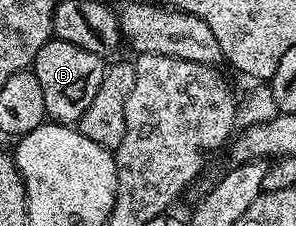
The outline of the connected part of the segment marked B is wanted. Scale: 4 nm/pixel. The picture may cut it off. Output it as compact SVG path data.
M52 38L37 50L33 71L37 82L41 82L41 95L45 98L48 117L56 124L75 126L101 87L105 60L89 50L81 50L81 46L73 46L73 42Z

